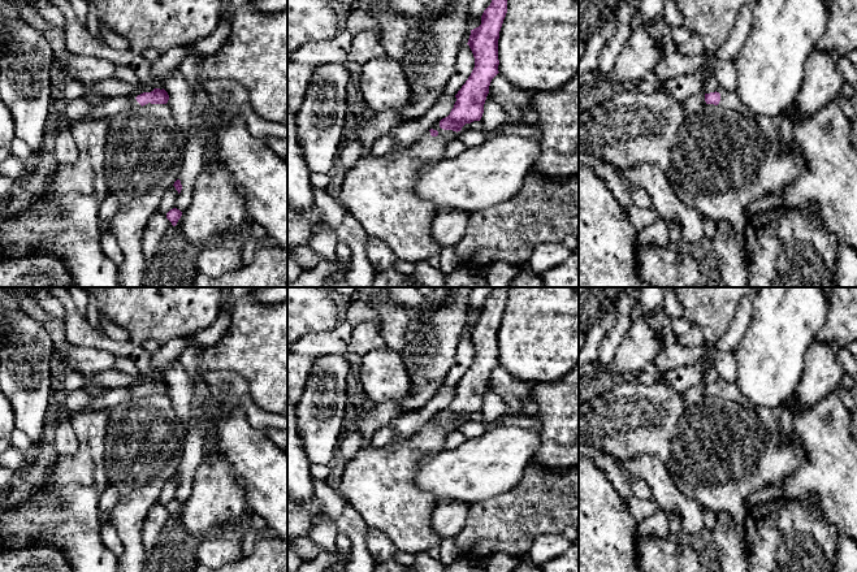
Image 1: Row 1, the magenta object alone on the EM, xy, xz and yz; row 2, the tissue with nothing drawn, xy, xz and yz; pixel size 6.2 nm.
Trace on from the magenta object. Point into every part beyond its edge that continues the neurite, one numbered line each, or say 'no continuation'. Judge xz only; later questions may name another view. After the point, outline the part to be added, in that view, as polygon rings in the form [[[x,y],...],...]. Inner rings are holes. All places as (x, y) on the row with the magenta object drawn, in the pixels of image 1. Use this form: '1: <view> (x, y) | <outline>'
1: xz (379, 191) | [[[427,131],[403,151],[393,151],[381,157],[371,153],[362,156],[341,178],[341,188],[336,196],[345,211],[358,220],[368,237],[382,240],[399,260],[415,264],[440,257],[442,247],[432,235],[437,209],[430,202],[415,195],[414,185],[421,168],[443,157],[447,143],[443,136],[432,136],[430,131]]]

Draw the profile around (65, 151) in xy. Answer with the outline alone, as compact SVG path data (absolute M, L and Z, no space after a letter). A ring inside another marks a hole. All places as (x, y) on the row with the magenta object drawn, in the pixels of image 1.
M66 126L60 130L56 138L53 156L57 164L64 165L73 164L78 160L78 147L75 139L73 133Z

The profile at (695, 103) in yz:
M705 92L692 95L684 101L684 108L688 116L701 110L706 105Z

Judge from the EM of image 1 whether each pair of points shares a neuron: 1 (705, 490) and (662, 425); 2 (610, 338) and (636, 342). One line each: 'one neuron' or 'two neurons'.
1: two neurons
2: two neurons

